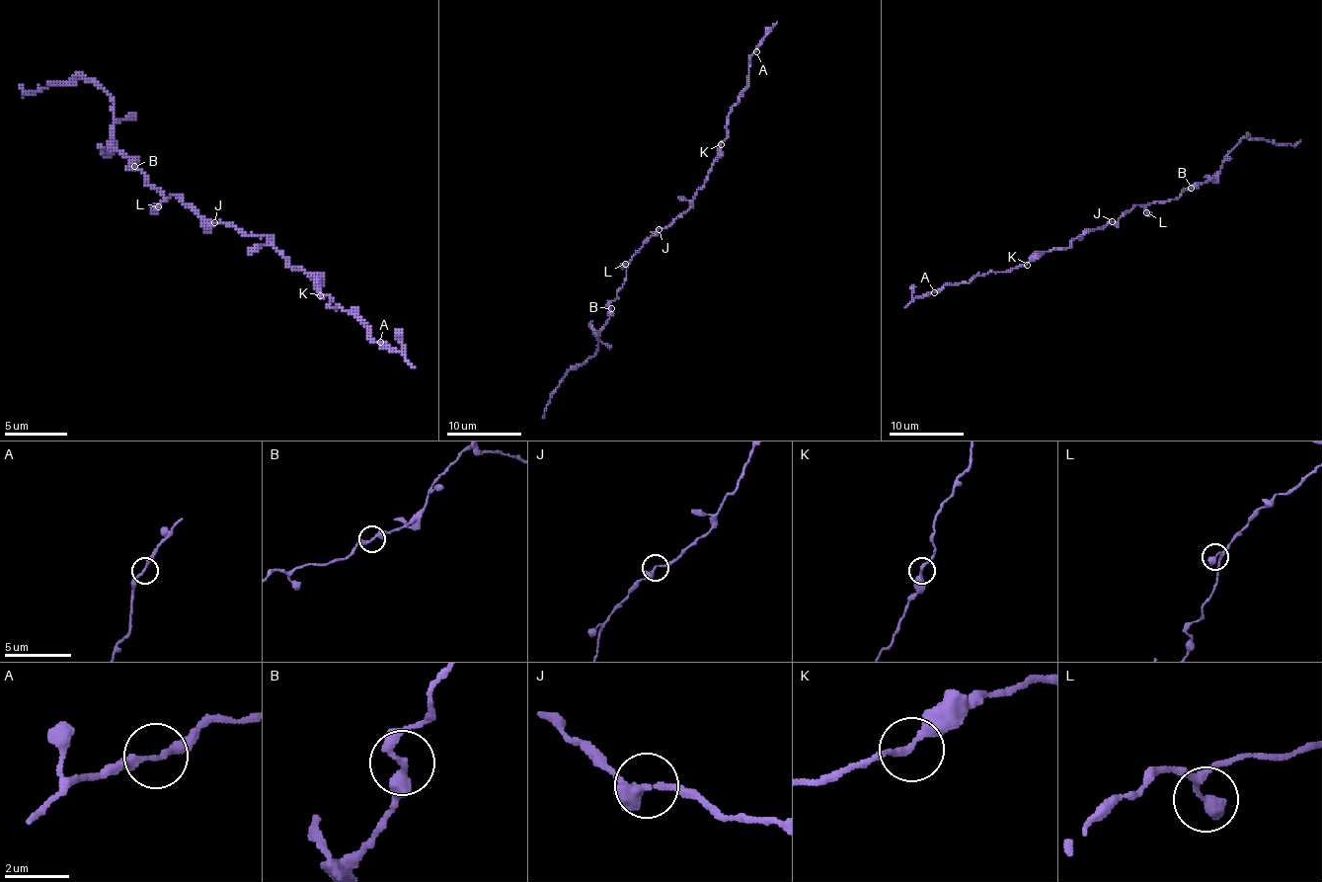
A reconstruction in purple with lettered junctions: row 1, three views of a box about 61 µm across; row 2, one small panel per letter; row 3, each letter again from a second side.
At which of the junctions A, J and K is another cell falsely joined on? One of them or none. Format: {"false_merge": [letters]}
{"false_merge": []}

